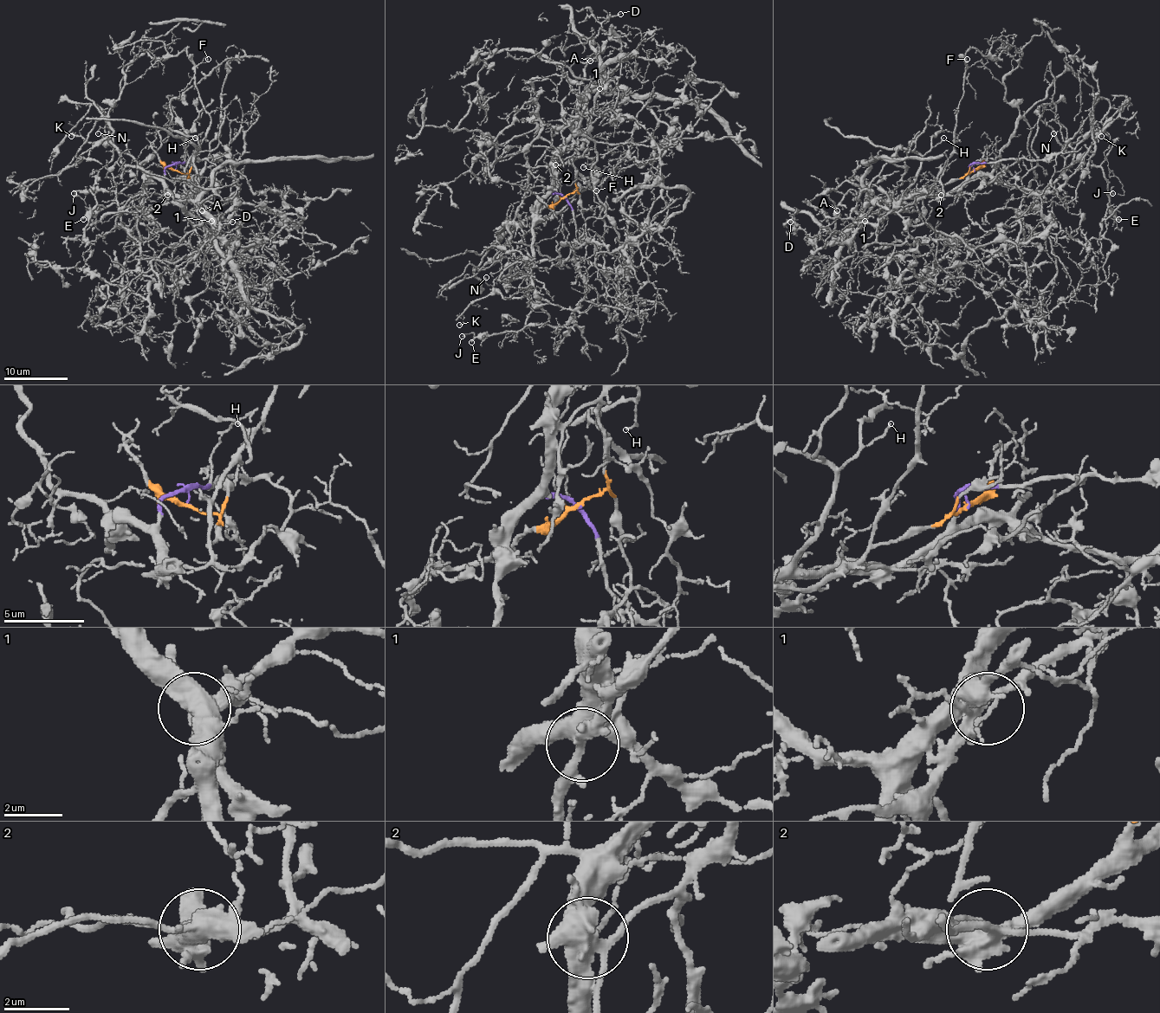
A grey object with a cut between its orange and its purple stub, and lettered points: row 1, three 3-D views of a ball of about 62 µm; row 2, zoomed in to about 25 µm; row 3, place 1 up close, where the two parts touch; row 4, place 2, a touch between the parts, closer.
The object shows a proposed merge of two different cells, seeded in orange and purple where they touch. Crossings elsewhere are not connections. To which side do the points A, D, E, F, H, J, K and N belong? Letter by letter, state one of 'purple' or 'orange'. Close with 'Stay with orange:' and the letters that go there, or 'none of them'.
A: orange
D: orange
E: purple
F: orange
H: purple
J: purple
K: purple
N: purple
Stay with orange: A, D, F

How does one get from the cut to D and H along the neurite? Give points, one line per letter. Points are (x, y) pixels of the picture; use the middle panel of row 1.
D: (565, 197), (576, 188), (573, 155), (582, 144), (593, 100), (620, 60), (618, 41), (601, 24), (620, 13)
H: (565, 197), (554, 193), (552, 176), (555, 153), (576, 129), (586, 136), (582, 145), (588, 151), (584, 167)

